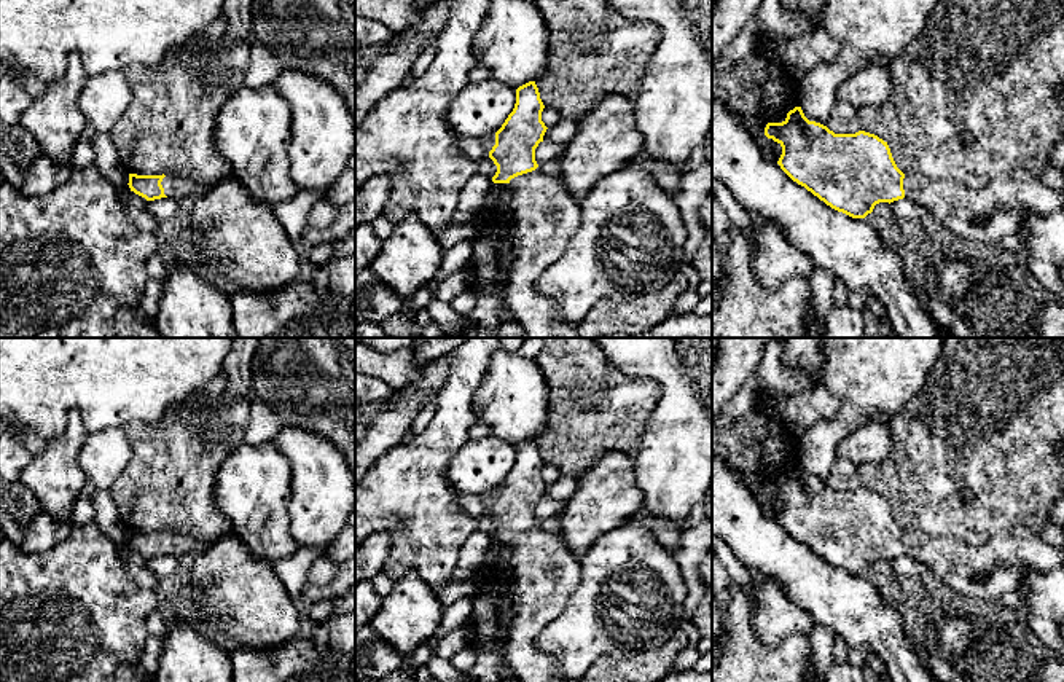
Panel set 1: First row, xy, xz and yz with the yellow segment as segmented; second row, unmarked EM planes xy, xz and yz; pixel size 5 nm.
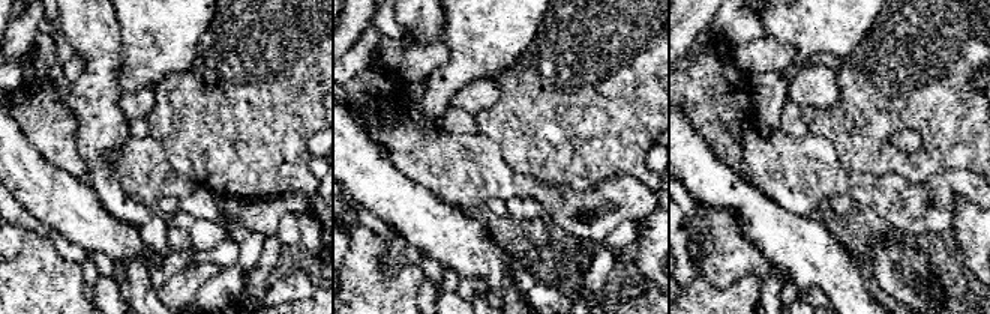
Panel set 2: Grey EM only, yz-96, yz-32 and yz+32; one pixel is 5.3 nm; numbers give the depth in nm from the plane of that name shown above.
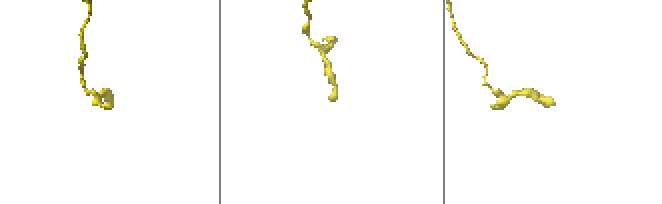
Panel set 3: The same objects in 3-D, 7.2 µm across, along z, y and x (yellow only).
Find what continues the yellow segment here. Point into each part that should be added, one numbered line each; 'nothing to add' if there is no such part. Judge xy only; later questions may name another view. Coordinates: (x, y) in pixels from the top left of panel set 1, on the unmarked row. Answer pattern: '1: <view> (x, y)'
1: xy (177, 544)

